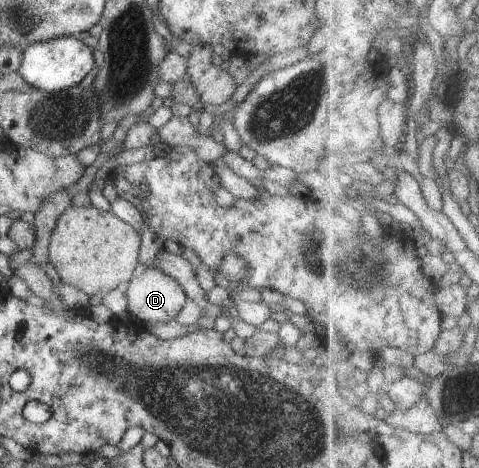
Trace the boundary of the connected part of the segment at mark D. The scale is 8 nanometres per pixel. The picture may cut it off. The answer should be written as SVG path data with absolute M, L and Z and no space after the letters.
M158 267L144 268L143 271L136 273L123 291L127 296L130 316L133 320L138 320L142 326L176 320L178 313L186 308L186 295L183 288Z

